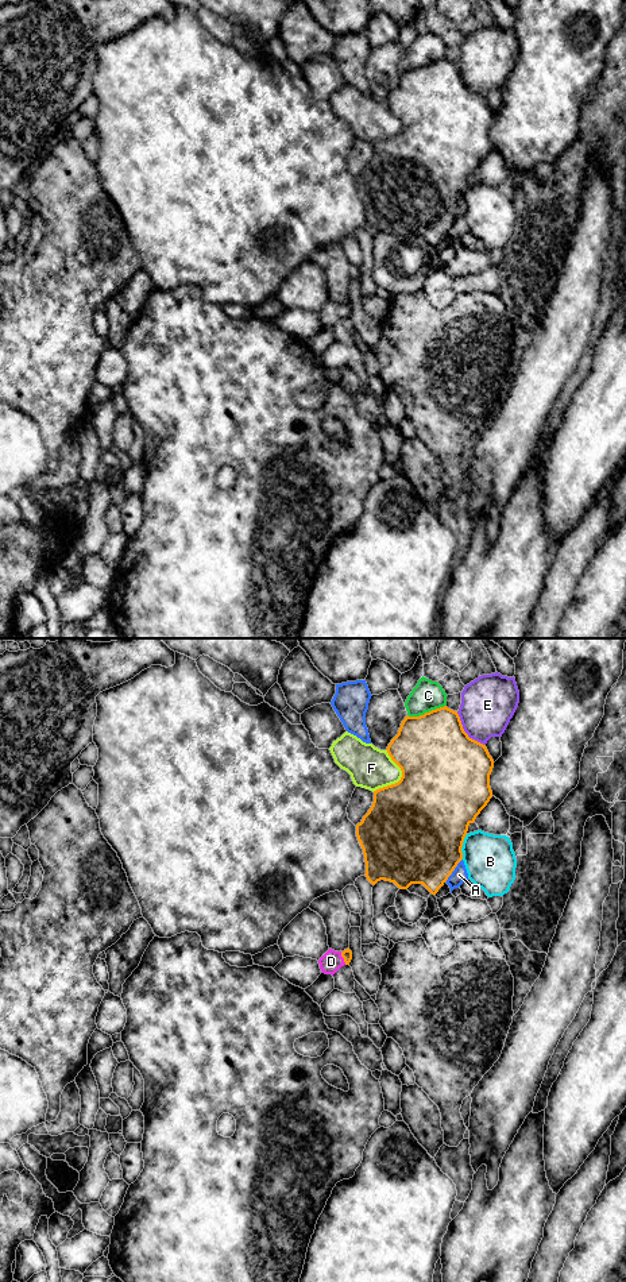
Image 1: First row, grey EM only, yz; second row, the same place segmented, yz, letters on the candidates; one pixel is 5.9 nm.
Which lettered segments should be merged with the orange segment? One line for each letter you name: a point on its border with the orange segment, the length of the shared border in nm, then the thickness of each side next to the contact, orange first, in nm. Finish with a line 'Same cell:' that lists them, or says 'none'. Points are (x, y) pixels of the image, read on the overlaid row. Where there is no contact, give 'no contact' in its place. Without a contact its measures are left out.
D: yz (343, 957) | 90 nm | 60/120 nm
Same cell: D

